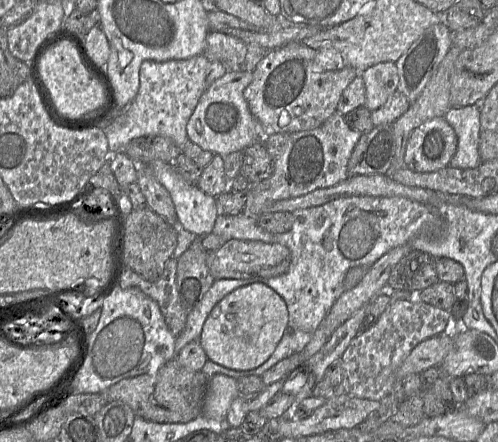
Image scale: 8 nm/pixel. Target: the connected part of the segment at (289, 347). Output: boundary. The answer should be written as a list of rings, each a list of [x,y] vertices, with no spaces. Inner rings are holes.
[[[288,330],[271,357],[258,368],[248,371],[249,375],[261,375],[280,361],[303,351],[312,339],[312,333],[301,330]]]

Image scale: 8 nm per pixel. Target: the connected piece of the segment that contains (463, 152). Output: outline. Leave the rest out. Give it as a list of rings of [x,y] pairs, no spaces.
[[[479,105],[450,107],[444,114],[444,119],[451,125],[457,136],[457,149],[449,166],[473,169],[481,163],[479,155],[480,116]]]

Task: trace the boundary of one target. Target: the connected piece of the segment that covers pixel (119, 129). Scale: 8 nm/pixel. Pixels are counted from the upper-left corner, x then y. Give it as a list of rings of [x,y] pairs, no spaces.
[[[203,54],[188,59],[175,59],[175,60],[168,60],[168,61],[155,61],[155,60],[143,61],[139,70],[139,82],[140,82],[139,90],[133,102],[126,108],[126,110],[121,116],[117,117],[115,120],[113,119],[111,123],[107,125],[102,125],[100,127],[105,132],[106,138],[108,140],[108,149],[110,153],[121,153],[121,151],[128,145],[130,141],[143,136],[168,137],[181,149],[181,153],[182,153],[182,147],[188,141],[187,130],[186,130],[187,123],[191,115],[193,114],[201,95],[206,90],[205,79],[206,79],[206,72],[207,72],[209,62],[210,61]]]

